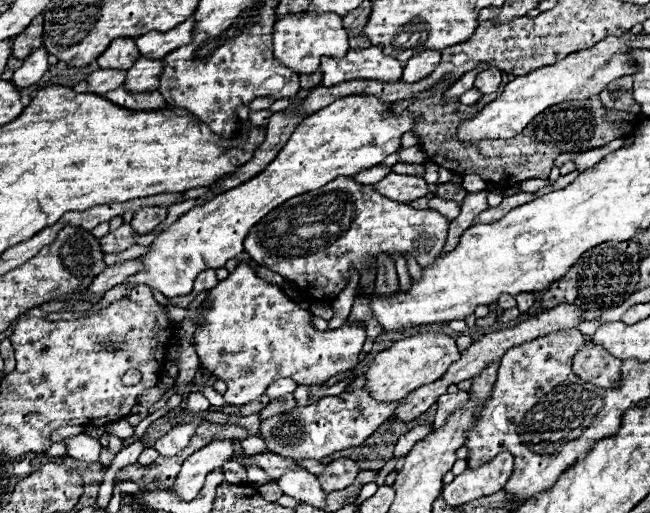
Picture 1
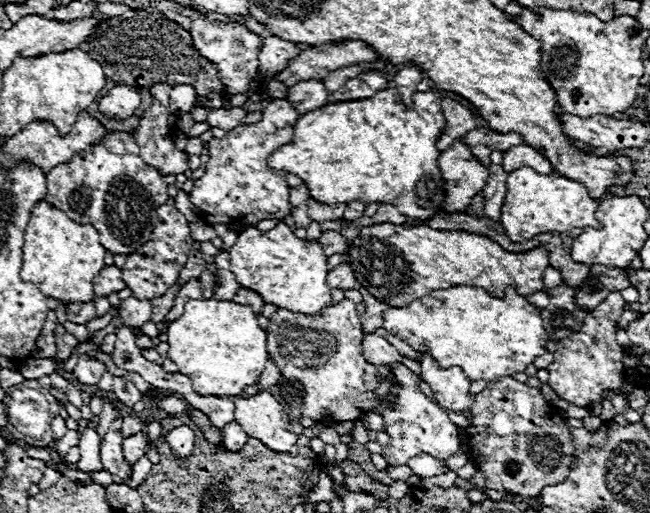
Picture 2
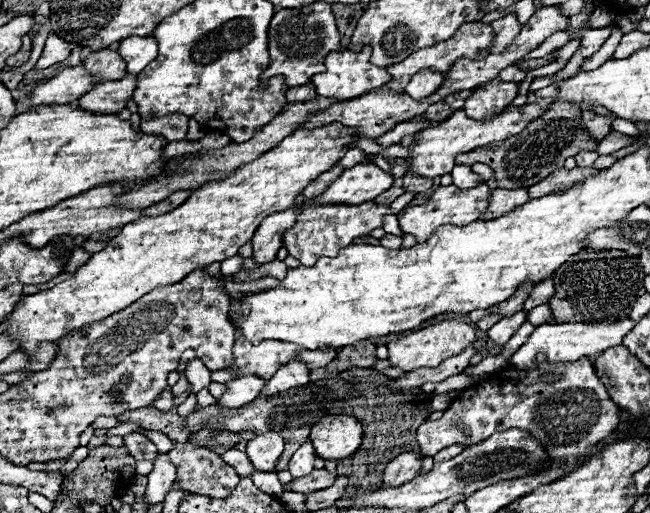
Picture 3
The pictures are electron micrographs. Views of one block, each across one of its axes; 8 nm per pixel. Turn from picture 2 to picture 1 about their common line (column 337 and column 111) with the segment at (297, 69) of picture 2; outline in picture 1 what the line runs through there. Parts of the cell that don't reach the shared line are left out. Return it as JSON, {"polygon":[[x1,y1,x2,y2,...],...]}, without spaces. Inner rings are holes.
{"polygon":[[116,38,98,58,98,66,110,70,130,70,138,58,140,52,132,38]]}

